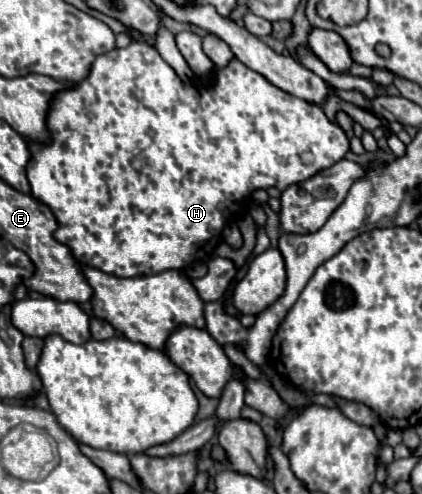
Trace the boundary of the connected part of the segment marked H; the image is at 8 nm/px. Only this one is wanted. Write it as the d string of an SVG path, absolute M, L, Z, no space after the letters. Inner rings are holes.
M132 41L124 49L112 49L104 55L96 57L94 63L90 65L86 79L56 93L56 97L52 97L50 107L48 107L46 125L50 131L50 145L42 143L42 141L32 141L32 139L26 141L28 149L30 149L30 161L28 161L28 169L26 169L30 187L32 187L30 195L36 201L40 201L52 209L52 213L58 221L58 229L56 229L54 237L62 245L68 245L68 249L72 251L72 257L76 257L76 261L80 261L80 265L88 265L88 267L92 265L104 273L112 273L112 275L116 273L116 277L154 275L154 273L162 273L168 269L180 271L192 263L206 264L207 262L200 261L212 259L212 255L214 255L212 249L220 243L220 235L228 223L230 209L236 209L241 213L244 203L258 189L276 187L276 189L284 191L284 189L288 189L288 185L306 181L308 177L314 177L322 169L332 167L350 149L350 143L348 143L348 137L344 135L344 131L336 123L332 123L318 105L306 103L302 99L292 97L286 91L274 87L260 73L248 69L236 57L226 67L220 67L218 73L214 73L214 77L210 77L206 81L198 79L194 83L184 83L176 75L176 71L160 57L160 53L156 51L154 45L136 43L136 41Z

